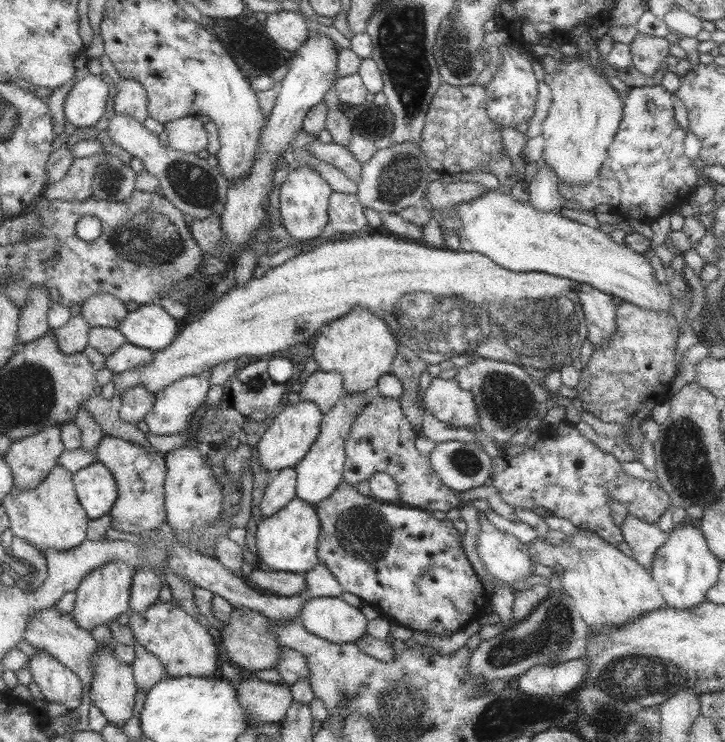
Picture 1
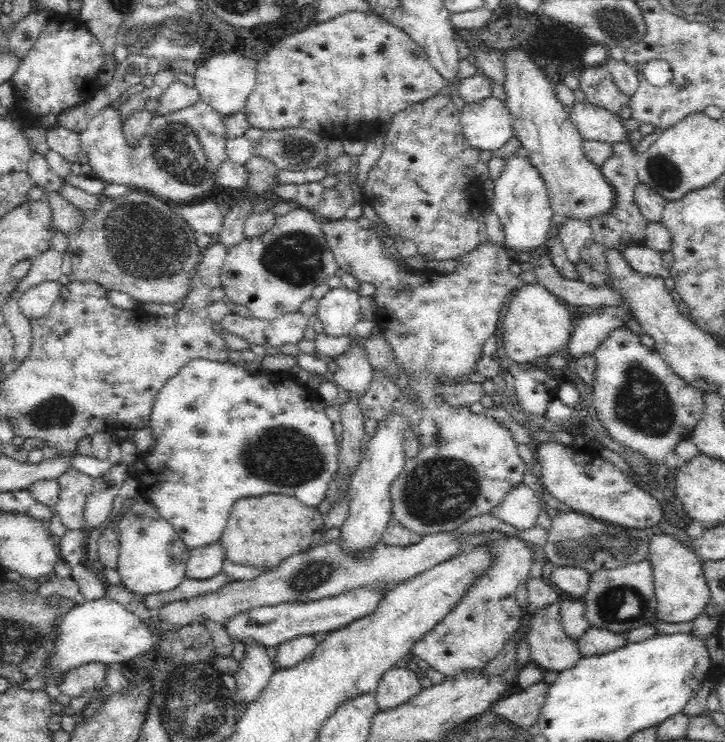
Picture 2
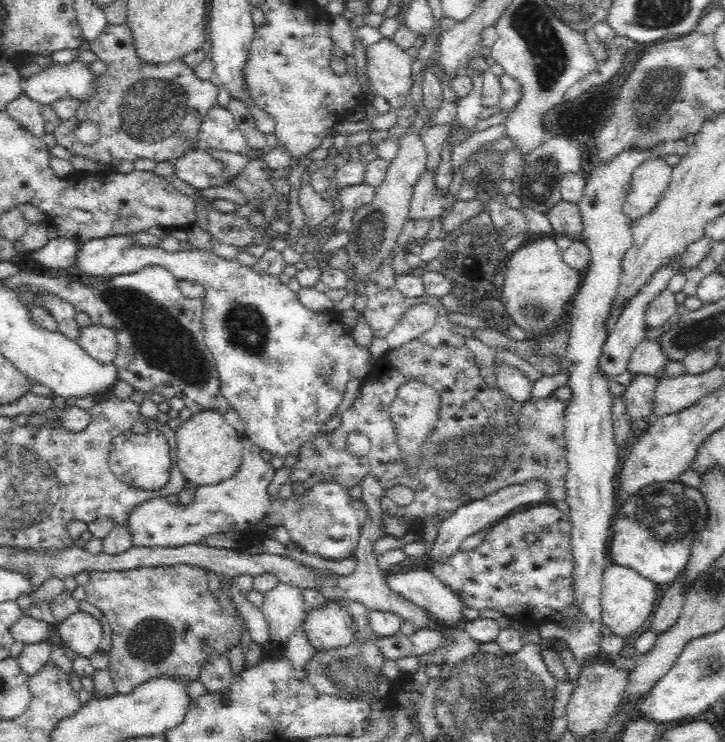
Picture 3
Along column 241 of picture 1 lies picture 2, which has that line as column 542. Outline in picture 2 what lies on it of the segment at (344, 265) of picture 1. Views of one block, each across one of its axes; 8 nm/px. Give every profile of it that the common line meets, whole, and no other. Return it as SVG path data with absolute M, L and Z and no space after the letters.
M535 281L518 288L509 302L508 312L502 322L502 344L506 354L519 366L530 365L530 361L546 354L563 353L570 340L574 324L572 315L564 302L553 295L544 285Z

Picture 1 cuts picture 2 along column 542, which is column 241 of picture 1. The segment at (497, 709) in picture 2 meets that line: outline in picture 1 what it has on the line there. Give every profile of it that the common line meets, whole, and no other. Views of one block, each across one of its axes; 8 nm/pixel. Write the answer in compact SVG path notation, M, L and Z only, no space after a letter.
M245 677L234 683L238 701L249 718L260 723L279 723L290 708L293 695L283 683L267 683L257 678Z

